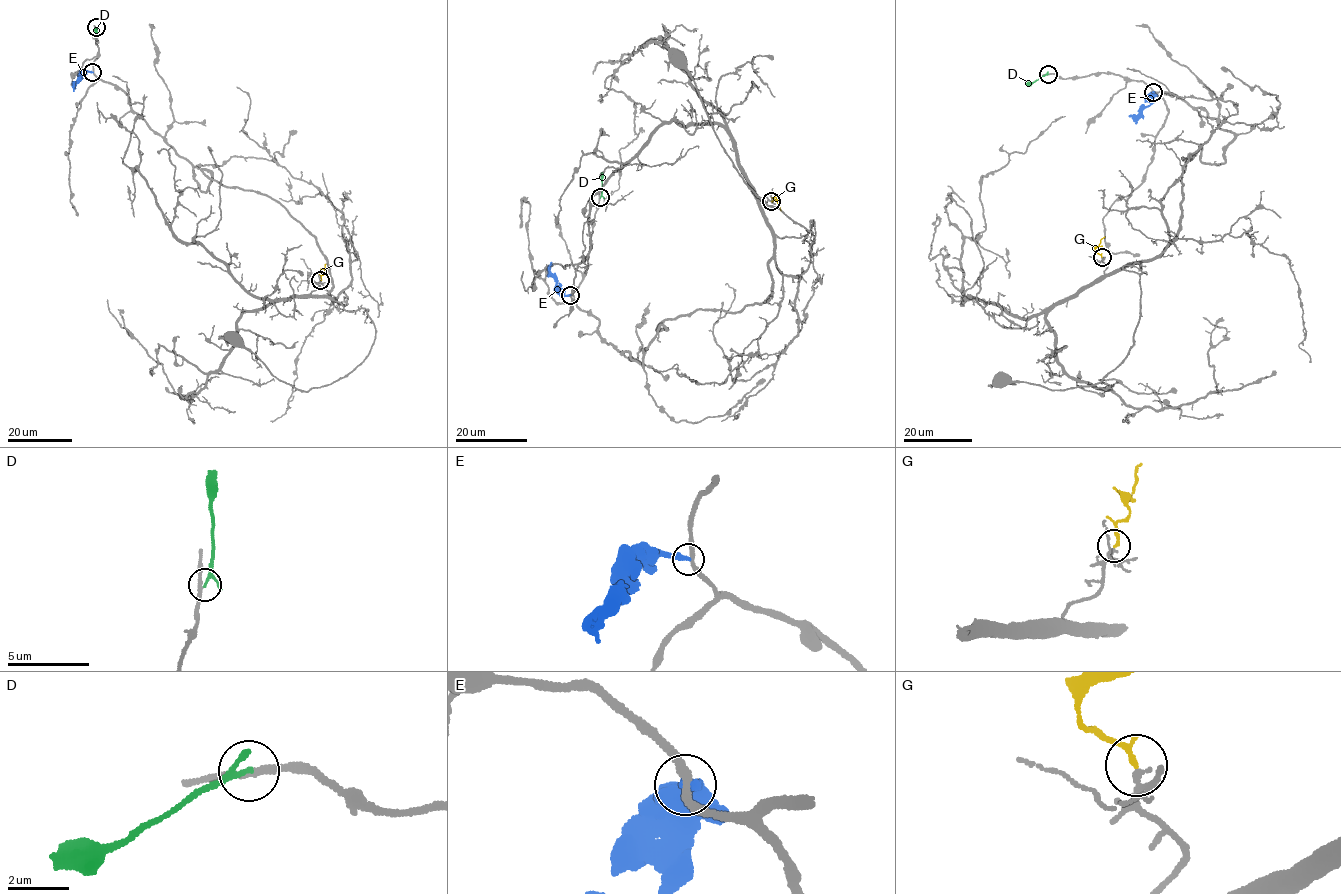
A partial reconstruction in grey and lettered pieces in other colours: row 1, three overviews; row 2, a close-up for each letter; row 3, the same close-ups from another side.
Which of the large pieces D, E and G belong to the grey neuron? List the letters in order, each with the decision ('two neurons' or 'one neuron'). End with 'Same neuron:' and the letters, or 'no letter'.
D: two neurons
E: two neurons
G: one neuron
Same neuron: G

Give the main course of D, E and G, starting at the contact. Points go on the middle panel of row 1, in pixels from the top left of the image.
D: (600, 198), (602, 172)
E: (571, 295), (564, 296), (556, 287), (550, 270), (551, 261)
G: (771, 201), (777, 197), (780, 211)

